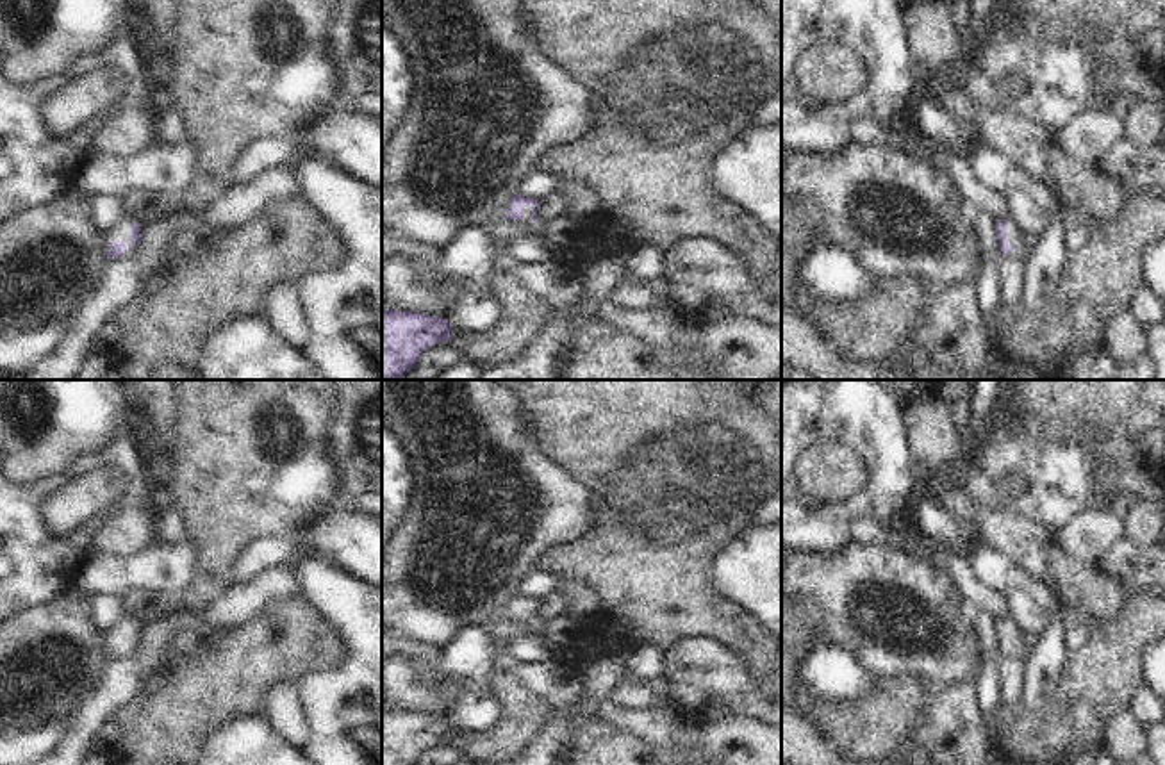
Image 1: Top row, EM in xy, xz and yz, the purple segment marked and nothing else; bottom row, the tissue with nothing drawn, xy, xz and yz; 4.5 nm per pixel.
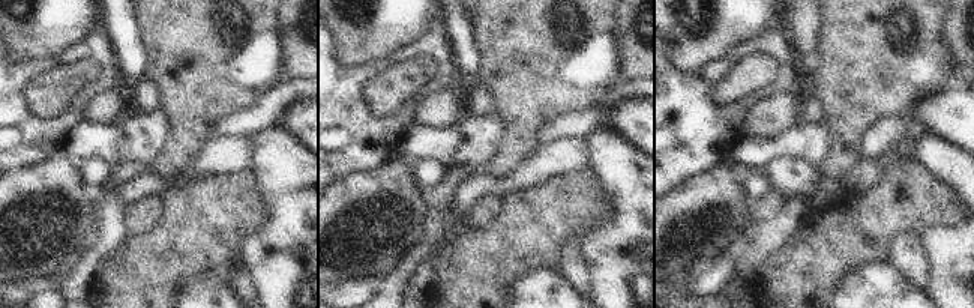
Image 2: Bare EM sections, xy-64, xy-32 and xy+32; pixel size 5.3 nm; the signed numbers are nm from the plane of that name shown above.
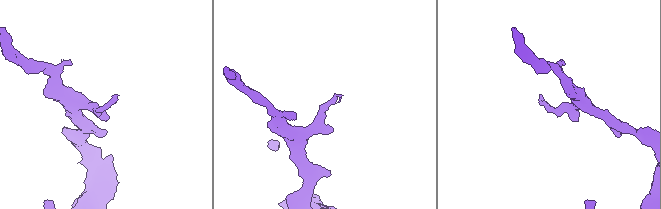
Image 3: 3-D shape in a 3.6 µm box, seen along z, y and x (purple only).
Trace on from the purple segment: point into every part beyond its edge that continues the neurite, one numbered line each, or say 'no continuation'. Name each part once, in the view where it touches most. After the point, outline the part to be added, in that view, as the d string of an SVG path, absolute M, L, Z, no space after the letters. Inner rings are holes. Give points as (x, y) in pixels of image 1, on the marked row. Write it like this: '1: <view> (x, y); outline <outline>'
1: xy (122, 230); outline M123 218L120 219L116 225L112 225L111 228L107 228L103 232L103 253L105 250L116 241L123 241L127 244L127 253L118 257L118 259L107 259L107 262L123 262L127 259L130 259L136 251L136 248L132 246L132 218Z

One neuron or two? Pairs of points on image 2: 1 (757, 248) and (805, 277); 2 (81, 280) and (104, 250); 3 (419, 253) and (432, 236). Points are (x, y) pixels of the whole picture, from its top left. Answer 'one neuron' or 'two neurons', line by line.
1: two neurons
2: one neuron
3: one neuron

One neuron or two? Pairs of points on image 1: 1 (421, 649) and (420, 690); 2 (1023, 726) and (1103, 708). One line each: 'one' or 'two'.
1: two
2: one

